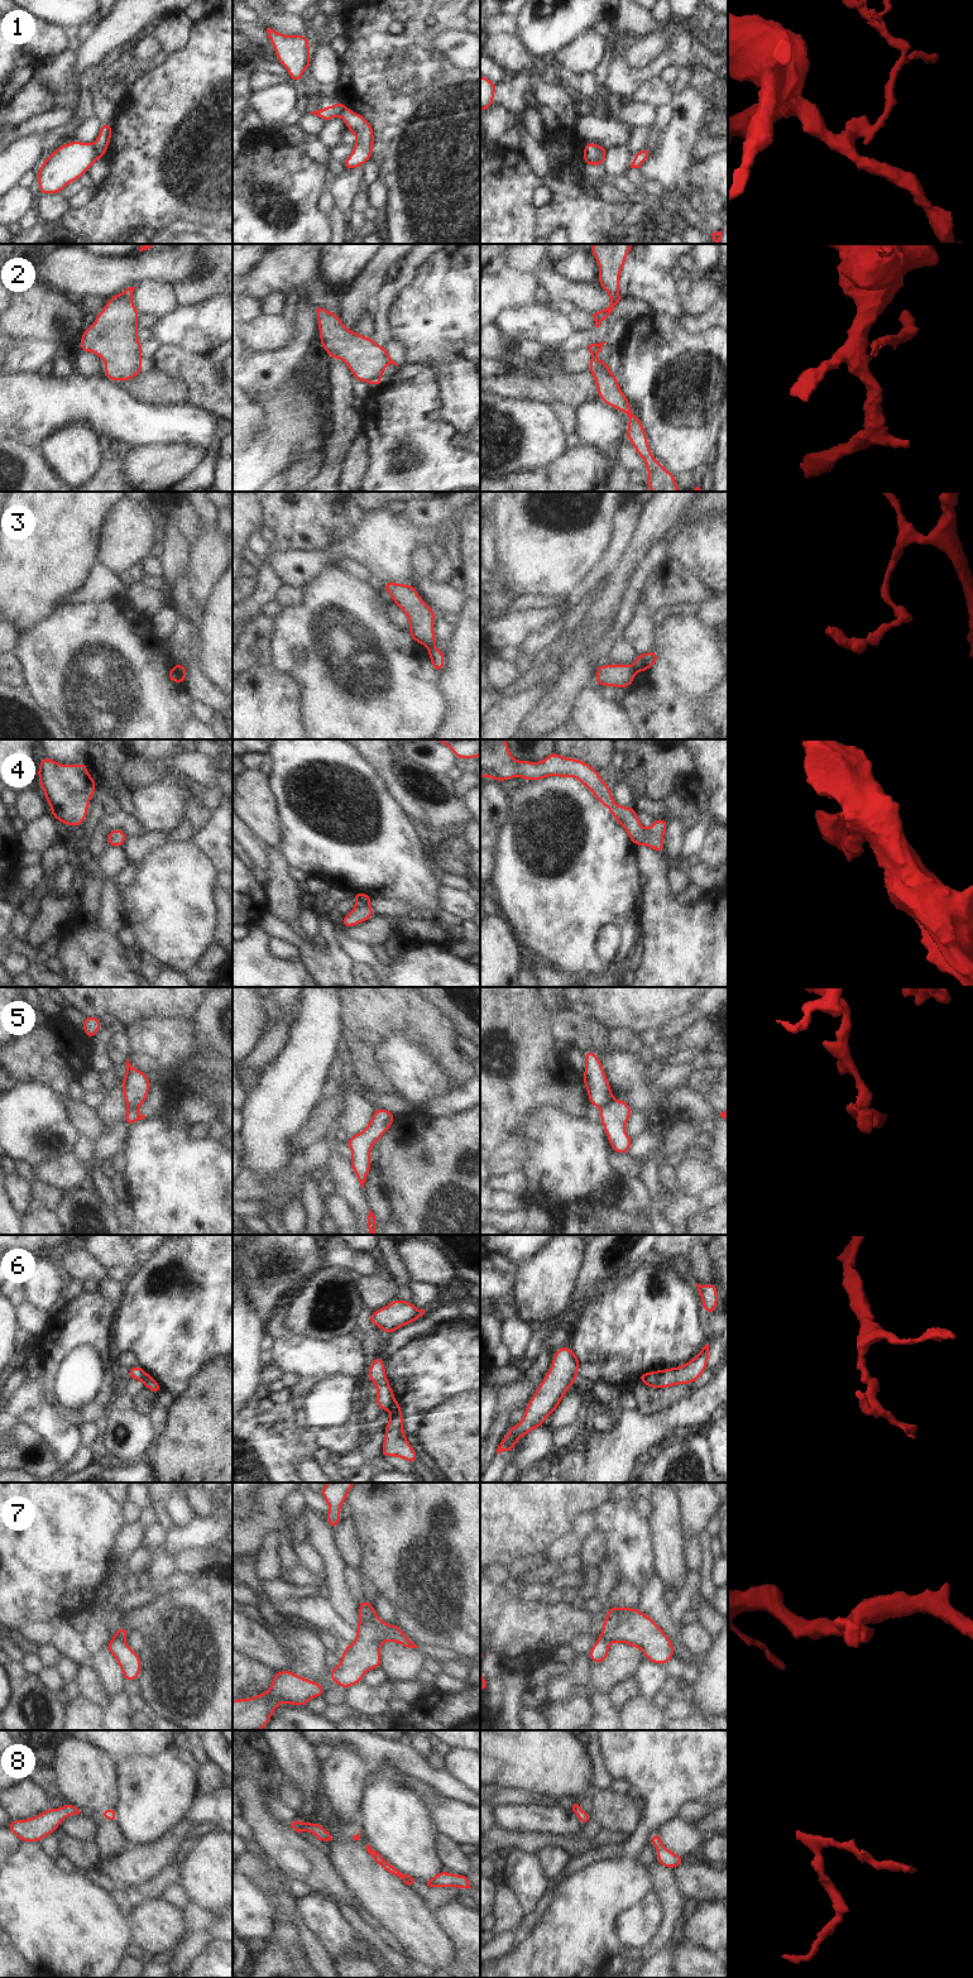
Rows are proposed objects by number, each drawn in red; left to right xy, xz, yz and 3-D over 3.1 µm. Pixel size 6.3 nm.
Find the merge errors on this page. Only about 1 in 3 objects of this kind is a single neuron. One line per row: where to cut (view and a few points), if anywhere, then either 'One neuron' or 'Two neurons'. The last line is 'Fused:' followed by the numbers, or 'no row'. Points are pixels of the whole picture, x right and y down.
1: Split along xy (92, 144), (99, 157). Two neurons
2: Split along yz (593, 344), (594, 353), (590, 358). Two neurons
3: Split along yz (632, 665), (636, 671). Two neurons
4: No split. One neuron
5: Split along yz (612, 1098), (600, 1109). Two neurons
6: Split along xz (394, 1399), (387, 1409). Two neurons
7: Split along xy (114, 1637), (124, 1641). Two neurons
8: No split. One neuron
Fused: 1, 2, 3, 5, 6, 7.

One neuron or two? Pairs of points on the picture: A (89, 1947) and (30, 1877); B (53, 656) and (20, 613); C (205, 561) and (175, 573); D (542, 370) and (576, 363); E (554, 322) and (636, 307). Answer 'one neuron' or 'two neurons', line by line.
A: one neuron
B: two neurons
C: two neurons
D: one neuron
E: two neurons

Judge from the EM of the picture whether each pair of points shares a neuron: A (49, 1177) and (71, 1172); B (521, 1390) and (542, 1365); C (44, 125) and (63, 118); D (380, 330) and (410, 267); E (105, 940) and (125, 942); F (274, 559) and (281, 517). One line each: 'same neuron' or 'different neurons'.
A: same neuron
B: same neuron
C: same neuron
D: same neuron
E: different neurons
F: different neurons

